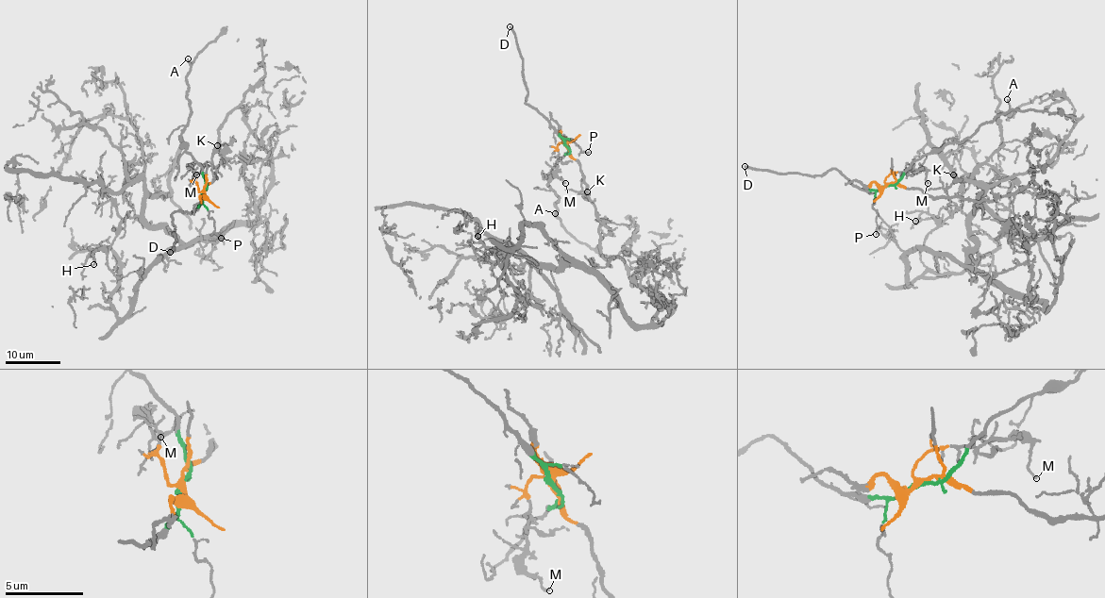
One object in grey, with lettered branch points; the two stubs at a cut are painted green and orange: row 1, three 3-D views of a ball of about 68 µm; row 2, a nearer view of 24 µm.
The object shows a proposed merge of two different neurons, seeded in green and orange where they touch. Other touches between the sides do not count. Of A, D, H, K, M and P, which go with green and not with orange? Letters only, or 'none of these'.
A, D, P

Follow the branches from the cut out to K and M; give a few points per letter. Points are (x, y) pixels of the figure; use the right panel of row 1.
K: (887, 186), (898, 182), (901, 186), (919, 189), (931, 196), (944, 197), (957, 177), (953, 174)
M: (887, 186), (885, 181), (890, 174), (920, 169), (926, 173), (928, 183)

